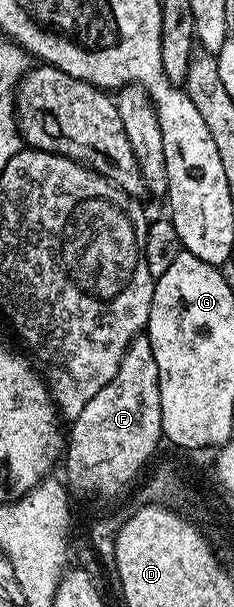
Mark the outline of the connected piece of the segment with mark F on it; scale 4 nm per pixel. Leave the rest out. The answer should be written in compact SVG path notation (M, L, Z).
M148 335L137 336L129 343L115 378L111 378L111 382L83 406L79 418L71 421L70 428L73 429L67 432L64 479L74 493L117 496L140 474L141 467L152 458L157 443L163 440L159 366L155 366L155 354Z

